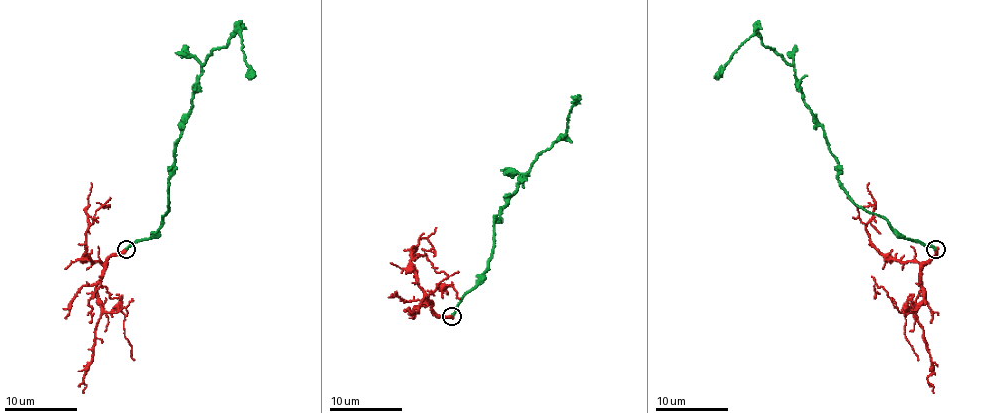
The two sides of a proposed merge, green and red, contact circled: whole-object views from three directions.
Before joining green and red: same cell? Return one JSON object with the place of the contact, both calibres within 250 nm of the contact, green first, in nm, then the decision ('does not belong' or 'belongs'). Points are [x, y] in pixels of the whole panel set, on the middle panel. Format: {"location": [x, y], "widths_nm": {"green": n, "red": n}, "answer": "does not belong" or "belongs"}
{"location": [451, 316], "widths_nm": {"green": 260, "red": 360}, "answer": "does not belong"}

